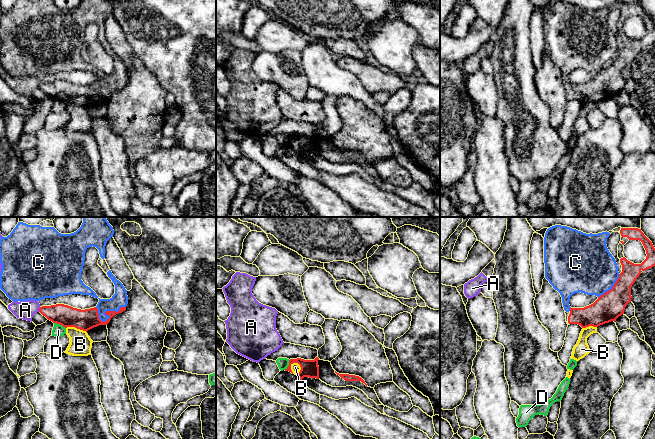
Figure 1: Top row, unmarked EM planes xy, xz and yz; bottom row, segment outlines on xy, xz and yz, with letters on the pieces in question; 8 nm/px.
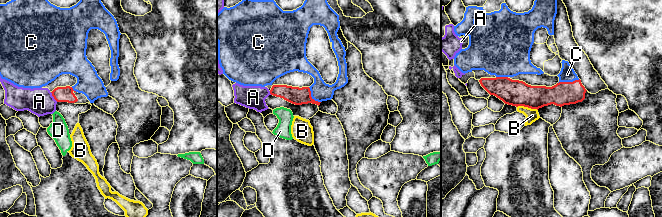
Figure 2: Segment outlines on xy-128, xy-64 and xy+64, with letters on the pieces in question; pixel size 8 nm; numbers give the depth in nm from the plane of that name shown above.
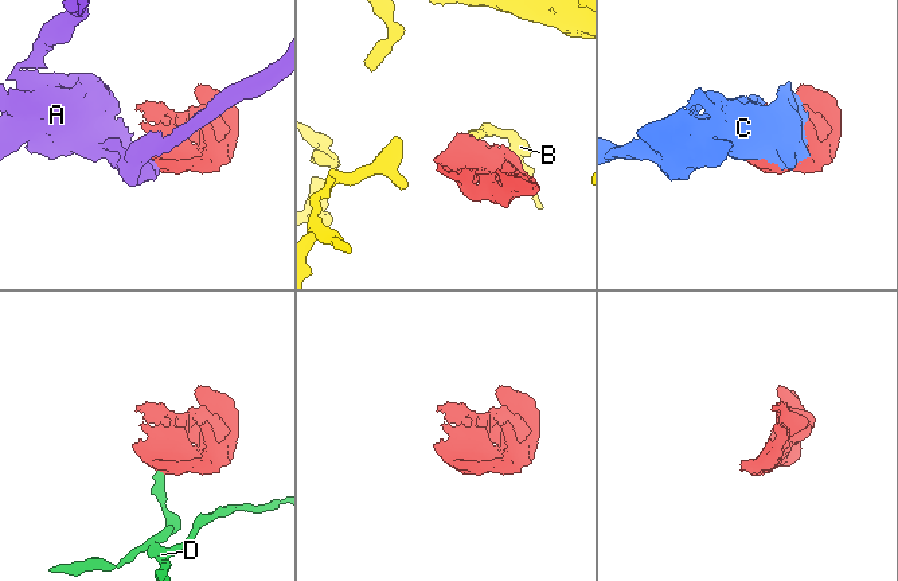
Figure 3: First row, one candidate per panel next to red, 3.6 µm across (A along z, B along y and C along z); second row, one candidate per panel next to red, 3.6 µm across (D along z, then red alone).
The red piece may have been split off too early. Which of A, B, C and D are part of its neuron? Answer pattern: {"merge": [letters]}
{"merge": ["C"]}

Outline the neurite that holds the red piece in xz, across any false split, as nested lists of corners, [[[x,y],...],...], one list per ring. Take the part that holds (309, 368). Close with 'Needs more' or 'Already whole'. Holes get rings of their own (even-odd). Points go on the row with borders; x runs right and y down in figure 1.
[[[316,357],[314,360],[304,360],[301,358],[290,359],[289,366],[285,369],[285,371],[289,371],[293,374],[291,370],[291,365],[293,363],[298,363],[301,367],[301,370],[297,374],[297,376],[300,378],[301,382],[304,377],[319,379],[318,360],[319,360],[318,357]]]. Already whole

